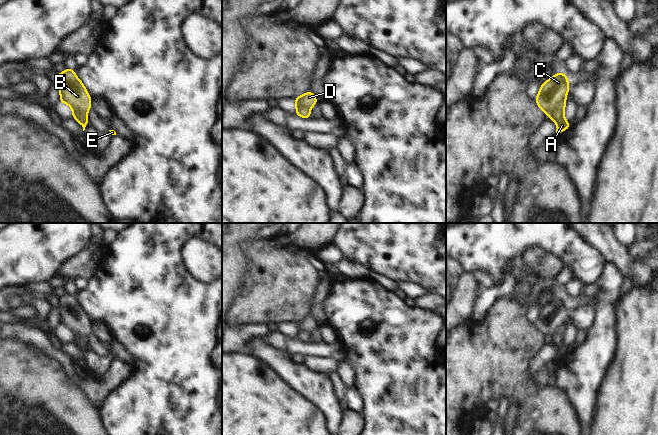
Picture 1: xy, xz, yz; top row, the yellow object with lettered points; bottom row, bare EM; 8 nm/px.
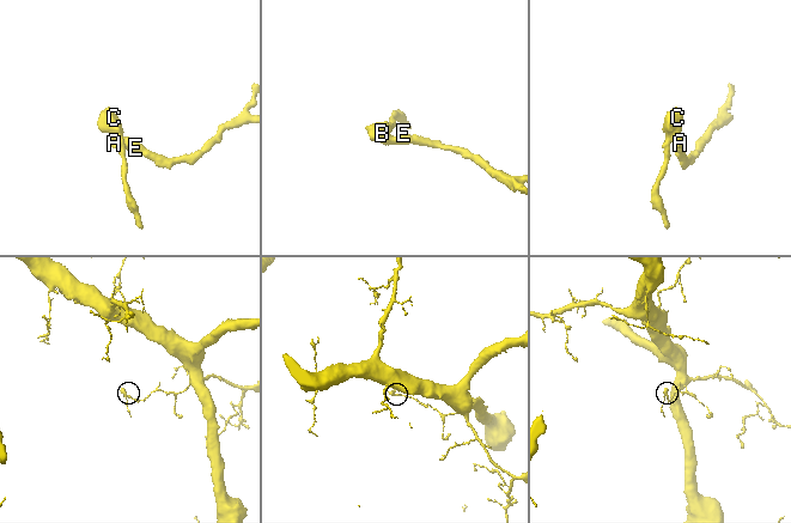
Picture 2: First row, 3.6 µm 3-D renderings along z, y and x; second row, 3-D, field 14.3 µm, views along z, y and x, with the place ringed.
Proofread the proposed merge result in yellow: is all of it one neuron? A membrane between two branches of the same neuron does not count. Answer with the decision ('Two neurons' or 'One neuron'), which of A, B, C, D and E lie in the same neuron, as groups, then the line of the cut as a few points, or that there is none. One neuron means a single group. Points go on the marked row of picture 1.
Two neurons. Groups: A E / B C D. Split along yz (564, 98), (548, 116).

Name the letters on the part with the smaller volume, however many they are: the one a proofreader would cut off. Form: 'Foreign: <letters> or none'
Foreign: B, C, D

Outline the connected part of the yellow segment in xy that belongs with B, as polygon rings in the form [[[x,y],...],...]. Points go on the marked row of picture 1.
[[[71,66],[55,75],[54,80],[57,83],[60,93],[59,105],[66,103],[73,112],[78,110],[87,113],[92,109],[91,96]]]

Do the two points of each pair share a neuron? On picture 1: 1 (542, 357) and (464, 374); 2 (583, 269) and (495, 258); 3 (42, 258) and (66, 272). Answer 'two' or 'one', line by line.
1: two
2: one
3: two

